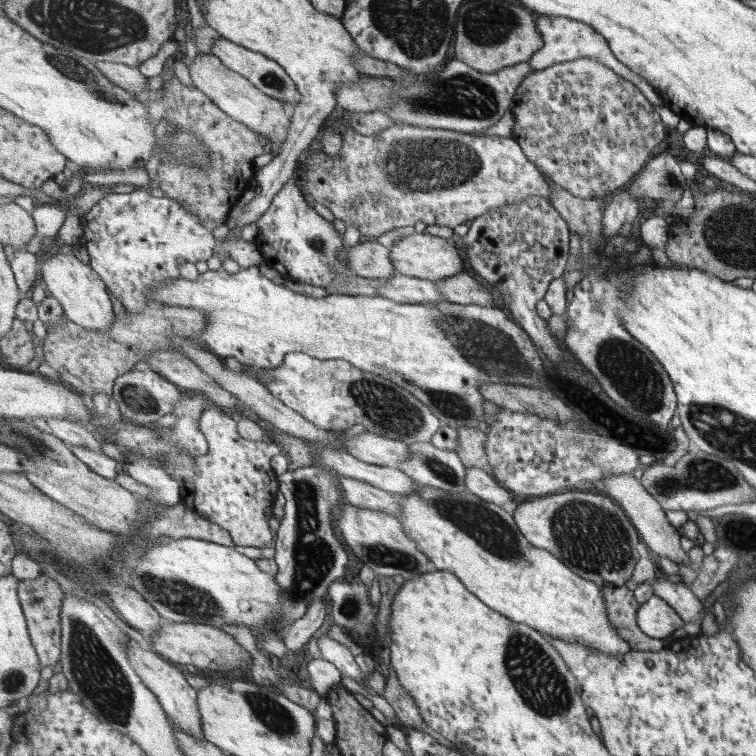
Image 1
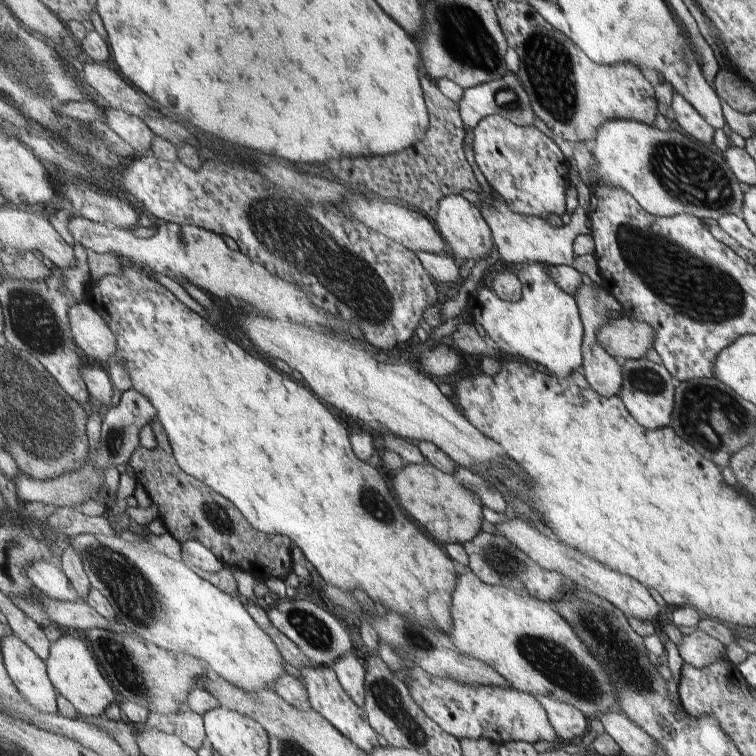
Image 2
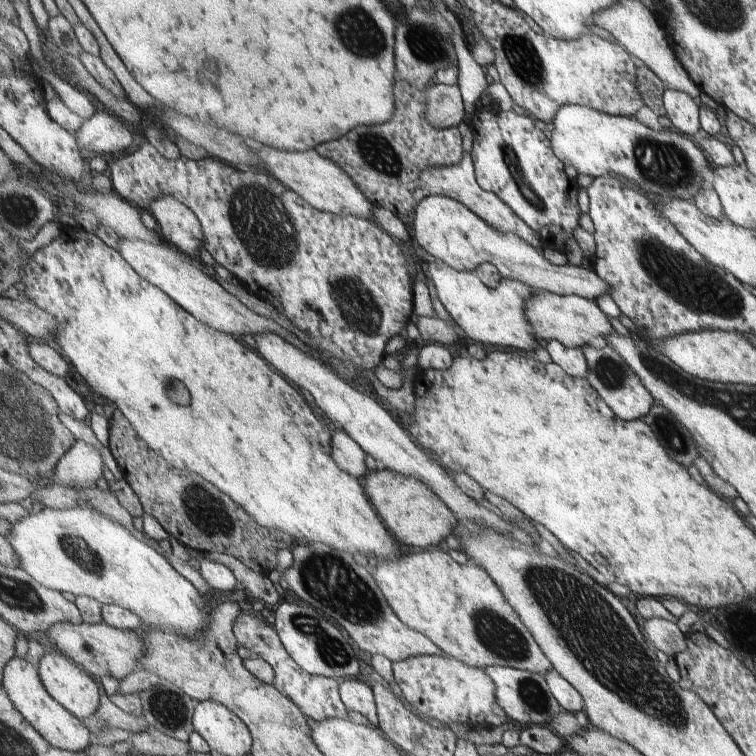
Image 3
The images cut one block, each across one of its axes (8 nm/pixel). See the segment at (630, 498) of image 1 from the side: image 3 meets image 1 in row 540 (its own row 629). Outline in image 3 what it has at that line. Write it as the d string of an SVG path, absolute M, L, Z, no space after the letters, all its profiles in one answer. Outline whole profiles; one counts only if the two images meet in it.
M649 618L645 619L643 629L652 645L673 660L679 652L685 652L687 648L688 635L683 634L675 622L663 618Z

